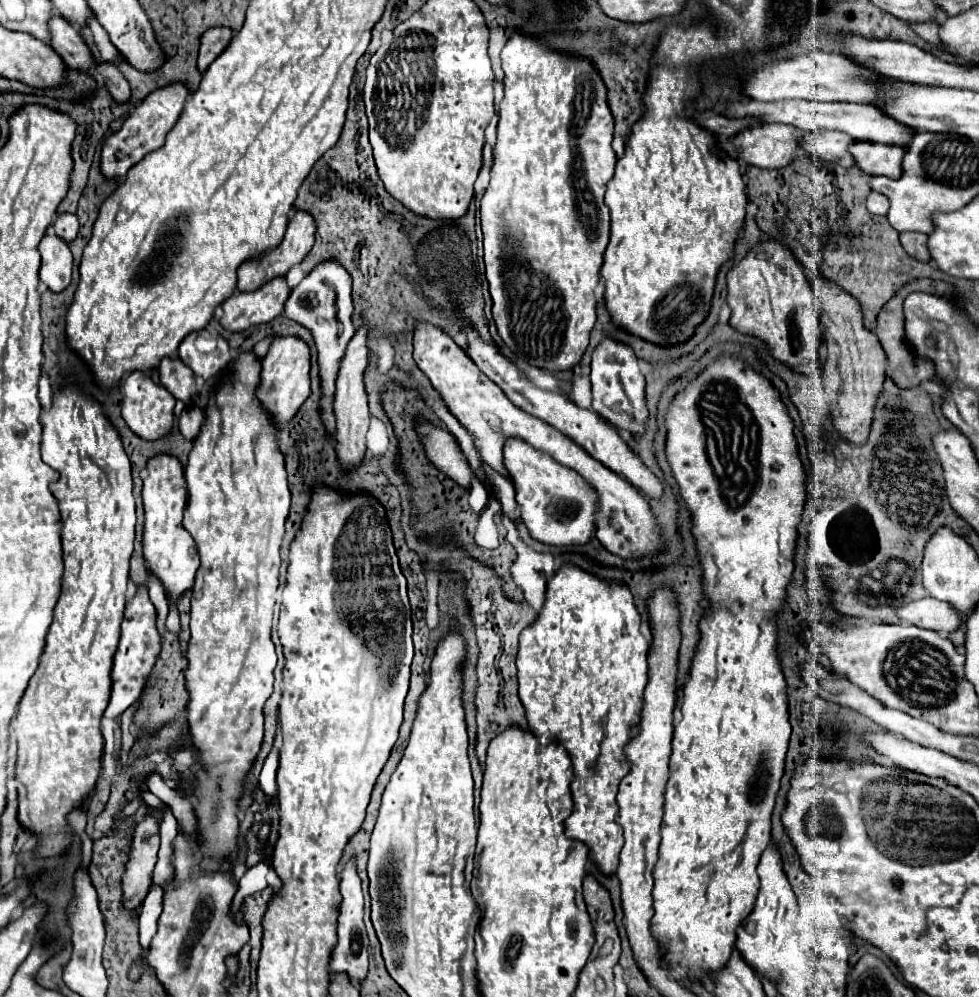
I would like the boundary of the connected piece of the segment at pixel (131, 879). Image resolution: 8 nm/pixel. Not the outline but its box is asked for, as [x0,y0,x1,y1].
[123,818,159,910]

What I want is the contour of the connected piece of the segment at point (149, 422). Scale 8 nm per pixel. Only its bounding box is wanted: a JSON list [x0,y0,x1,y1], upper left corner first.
[121,370,175,440]

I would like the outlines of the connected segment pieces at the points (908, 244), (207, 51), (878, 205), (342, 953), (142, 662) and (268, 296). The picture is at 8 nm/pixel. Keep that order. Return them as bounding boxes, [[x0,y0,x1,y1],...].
[[901,232,931,262],[197,28,233,72],[867,192,889,216],[331,858,367,980],[101,584,161,780],[221,276,291,332]]

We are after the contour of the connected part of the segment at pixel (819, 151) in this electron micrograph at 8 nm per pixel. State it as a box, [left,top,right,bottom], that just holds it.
[801,130,855,166]

